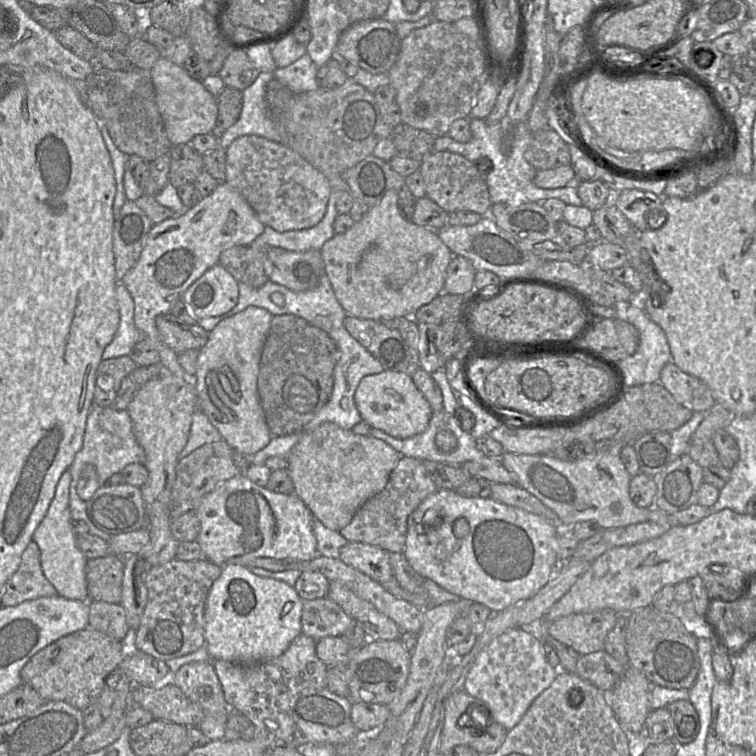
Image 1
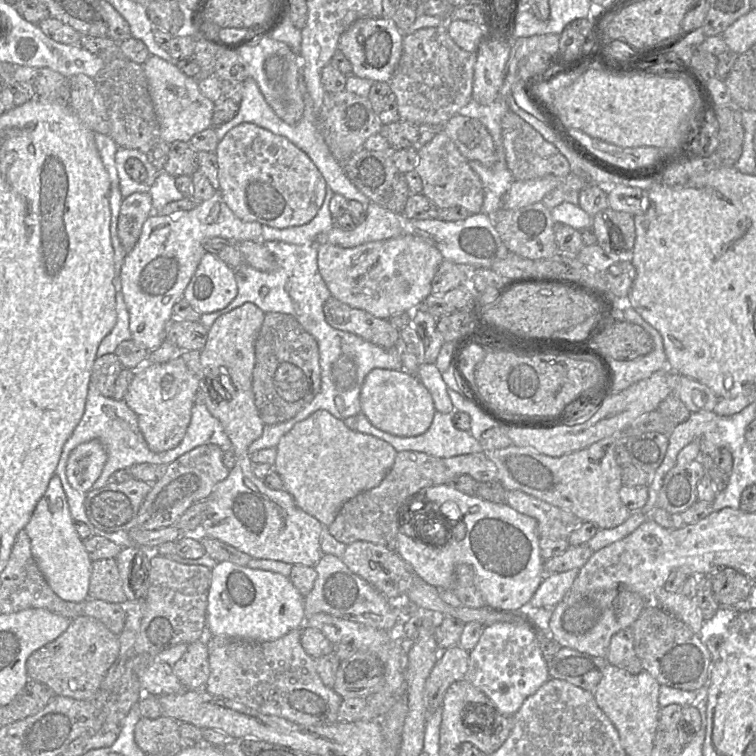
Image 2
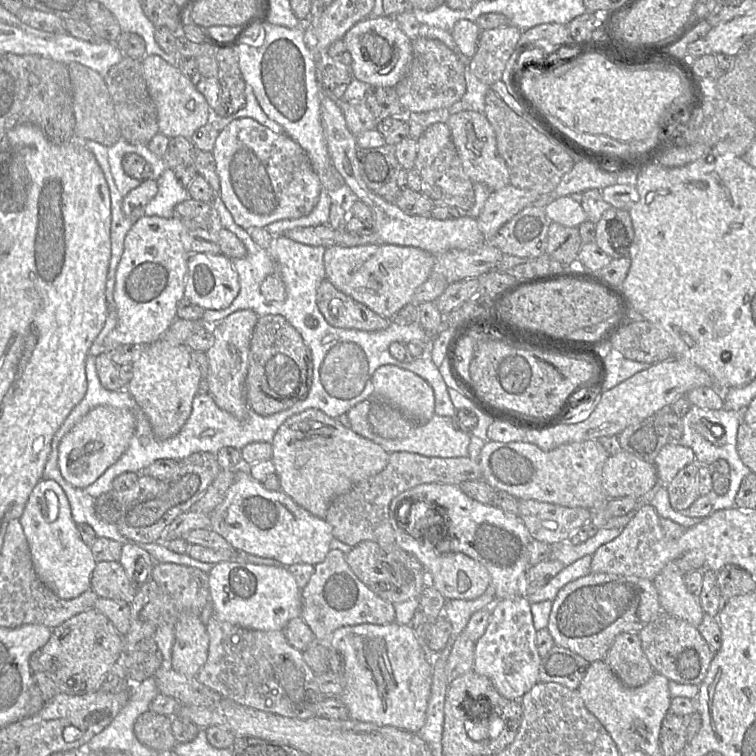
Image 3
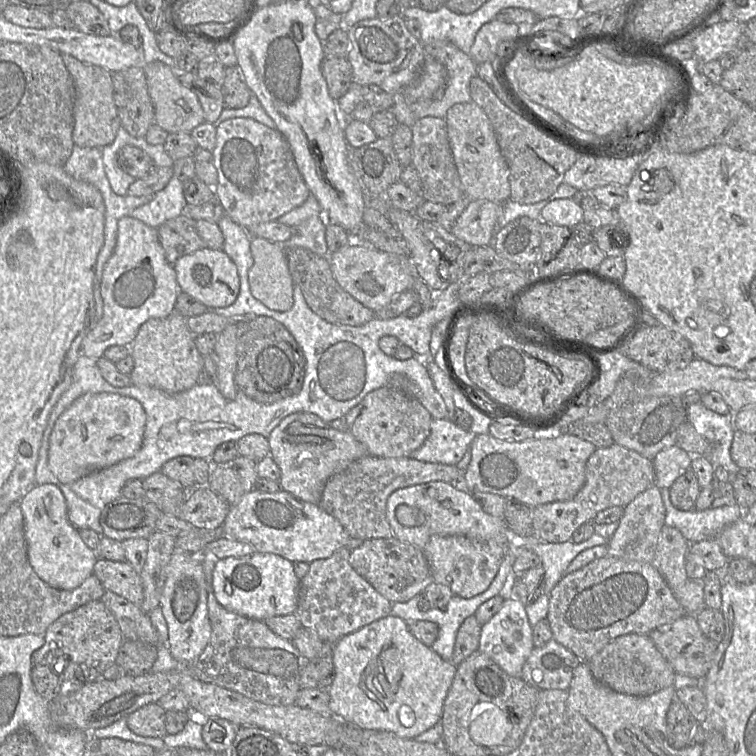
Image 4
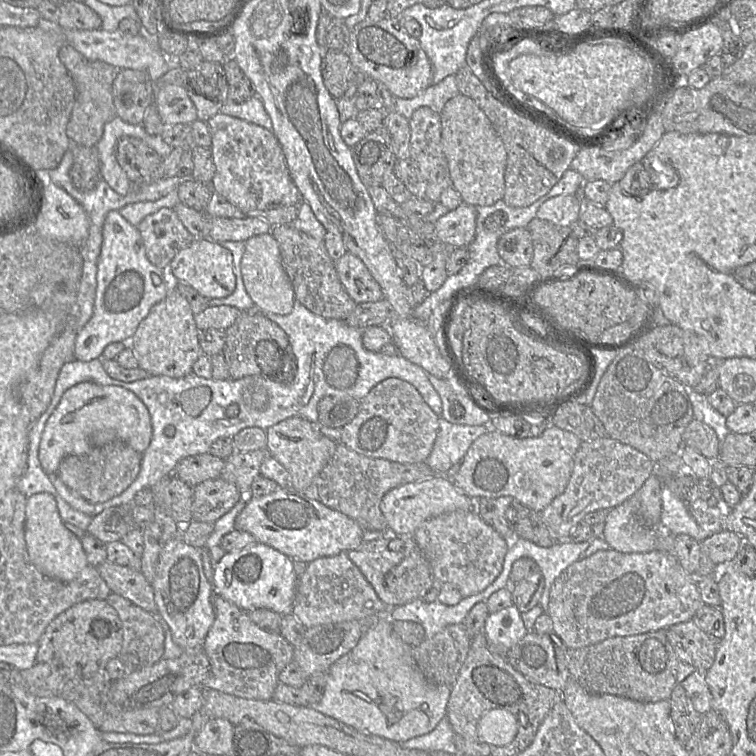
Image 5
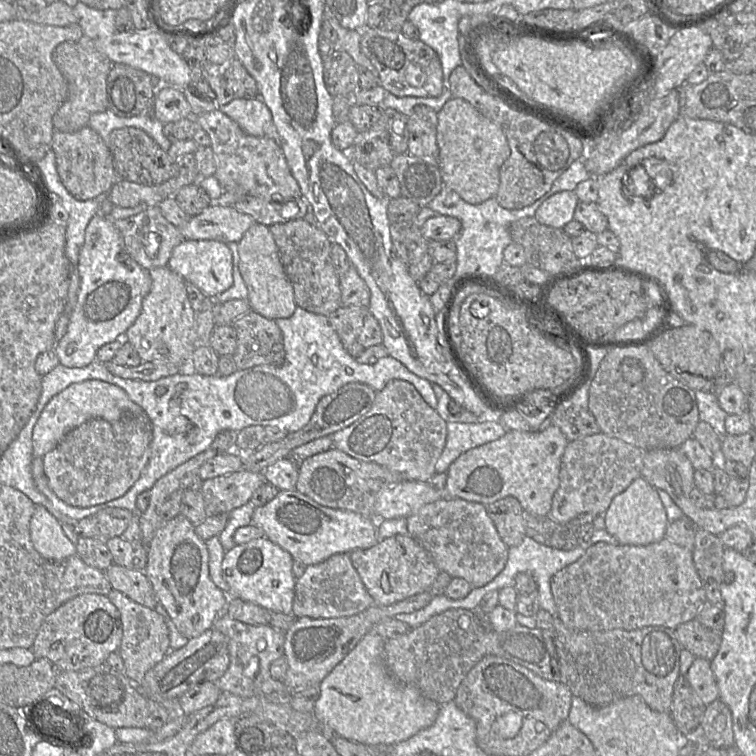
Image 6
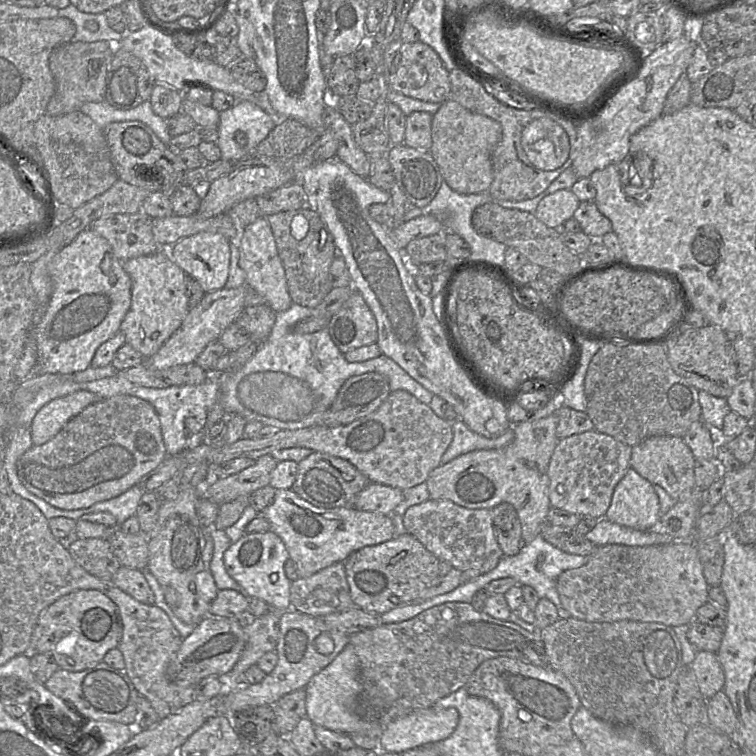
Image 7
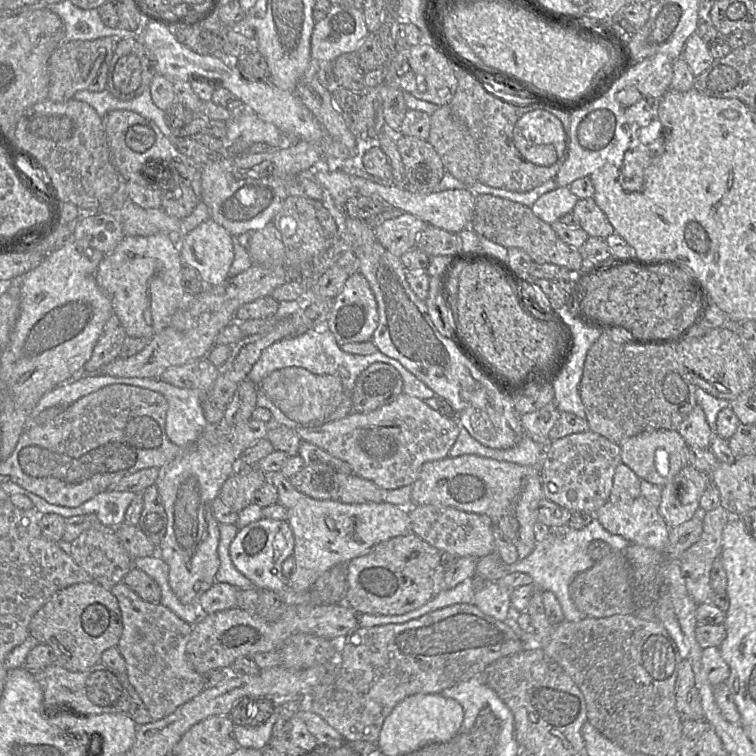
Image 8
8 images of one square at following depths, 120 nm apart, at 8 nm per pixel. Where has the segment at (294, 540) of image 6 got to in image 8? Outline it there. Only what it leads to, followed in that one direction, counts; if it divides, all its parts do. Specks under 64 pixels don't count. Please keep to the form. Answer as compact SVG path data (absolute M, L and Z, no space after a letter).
M280 471L267 475L278 490L278 503L288 510L288 523L295 539L296 569L288 579L293 595L305 593L332 567L346 565L379 543L411 532L408 510L400 506L388 502L346 504L339 500L316 500L297 491Z

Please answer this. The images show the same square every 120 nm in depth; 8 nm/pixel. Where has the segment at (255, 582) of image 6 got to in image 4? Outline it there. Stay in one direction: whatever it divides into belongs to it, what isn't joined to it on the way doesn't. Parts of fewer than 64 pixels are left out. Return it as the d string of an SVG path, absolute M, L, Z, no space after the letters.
M253 552L244 557L218 560L212 586L217 601L225 609L250 619L265 621L275 616L295 614L297 610L300 580L294 564L273 553Z

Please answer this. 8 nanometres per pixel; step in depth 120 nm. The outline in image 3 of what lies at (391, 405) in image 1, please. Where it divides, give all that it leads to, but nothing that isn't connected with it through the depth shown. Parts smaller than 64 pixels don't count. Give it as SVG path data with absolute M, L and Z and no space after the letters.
M394 365L376 369L372 376L373 399L387 402L402 411L416 425L426 424L434 415L435 399L431 386L418 375Z

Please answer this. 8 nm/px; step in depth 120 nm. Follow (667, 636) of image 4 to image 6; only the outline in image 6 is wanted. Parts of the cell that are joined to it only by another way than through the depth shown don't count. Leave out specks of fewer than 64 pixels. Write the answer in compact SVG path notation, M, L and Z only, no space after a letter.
M697 619L680 624L675 634L682 647L709 661L714 659L722 642L722 632L704 627Z

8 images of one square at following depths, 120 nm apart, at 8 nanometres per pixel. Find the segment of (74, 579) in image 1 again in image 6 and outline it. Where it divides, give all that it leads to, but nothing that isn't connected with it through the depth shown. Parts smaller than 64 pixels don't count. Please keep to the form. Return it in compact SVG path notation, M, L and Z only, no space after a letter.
M36 505L30 521L35 550L45 559L60 562L76 555L76 545L65 535L61 523L43 506Z

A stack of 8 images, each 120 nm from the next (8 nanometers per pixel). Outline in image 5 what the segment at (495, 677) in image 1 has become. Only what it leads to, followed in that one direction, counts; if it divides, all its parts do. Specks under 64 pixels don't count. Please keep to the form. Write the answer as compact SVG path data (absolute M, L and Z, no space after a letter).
M512 604L488 615L484 633L492 648L500 654L506 653L528 633L521 614Z

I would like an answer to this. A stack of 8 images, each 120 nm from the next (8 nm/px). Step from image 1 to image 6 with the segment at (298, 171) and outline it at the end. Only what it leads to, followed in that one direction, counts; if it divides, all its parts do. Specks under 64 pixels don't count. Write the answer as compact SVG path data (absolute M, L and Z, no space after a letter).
M218 109L193 118L195 124L200 126L210 138L210 147L215 157L214 176L223 192L243 193L271 200L302 196L277 140L268 136L255 137L246 134Z

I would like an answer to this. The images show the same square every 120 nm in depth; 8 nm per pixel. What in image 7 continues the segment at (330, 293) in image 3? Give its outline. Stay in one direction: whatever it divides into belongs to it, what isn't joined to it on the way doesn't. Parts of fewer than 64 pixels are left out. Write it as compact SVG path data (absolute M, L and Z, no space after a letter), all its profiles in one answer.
M313 208L279 212L267 217L283 263L289 294L293 303L316 308L333 288L330 266L338 251L333 236Z

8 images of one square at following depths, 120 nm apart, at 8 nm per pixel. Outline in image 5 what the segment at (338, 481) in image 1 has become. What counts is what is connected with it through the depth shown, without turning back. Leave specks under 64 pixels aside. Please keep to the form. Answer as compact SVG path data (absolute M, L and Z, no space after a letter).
M303 417L288 418L266 430L267 447L271 457L280 462L291 476L291 485L289 489L303 493L313 482L315 477L322 471L332 458L337 443L324 436L319 429L318 423L311 423Z

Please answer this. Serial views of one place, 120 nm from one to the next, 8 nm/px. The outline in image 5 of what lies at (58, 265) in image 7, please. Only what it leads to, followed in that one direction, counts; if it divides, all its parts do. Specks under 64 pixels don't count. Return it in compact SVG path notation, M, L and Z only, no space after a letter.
M117 210L110 211L103 224L96 279L97 286L92 317L79 330L75 339L74 359L83 362L101 359L104 349L111 343L129 343L141 321L155 304L166 297L173 282L168 270L161 270L148 260L137 227L129 223Z

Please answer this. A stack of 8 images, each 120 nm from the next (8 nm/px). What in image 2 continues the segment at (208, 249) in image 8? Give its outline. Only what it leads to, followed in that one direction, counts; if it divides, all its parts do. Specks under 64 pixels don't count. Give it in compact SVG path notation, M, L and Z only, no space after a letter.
M206 252L182 298L201 314L206 314L228 306L236 297L237 289L235 270Z

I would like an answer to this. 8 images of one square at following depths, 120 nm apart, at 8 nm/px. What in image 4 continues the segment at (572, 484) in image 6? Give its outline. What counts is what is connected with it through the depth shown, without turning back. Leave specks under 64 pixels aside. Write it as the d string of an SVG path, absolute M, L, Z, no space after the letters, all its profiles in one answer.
M614 443L613 445L611 445L610 447L607 447L607 448L597 448L595 450L595 452L589 457L589 459L586 463L585 483L584 483L583 487L580 489L580 491L572 499L566 500L566 501L556 501L556 502L545 503L545 504L542 504L542 505L532 508L533 525L534 525L534 529L535 529L535 538L537 538L540 541L548 542L548 543L564 543L566 541L572 541L571 539L572 539L574 532L583 523L585 523L587 521L592 521L596 525L596 523L594 522L594 518L596 517L596 515L600 511L605 510L609 507L613 507L613 506L625 507L632 500L634 500L640 493L642 493L643 491L645 491L646 489L648 489L649 487L654 485L654 483L655 483L655 473L654 473L653 462L651 460L643 457L642 455L640 455L636 451L627 449L623 446L616 444L616 443Z

